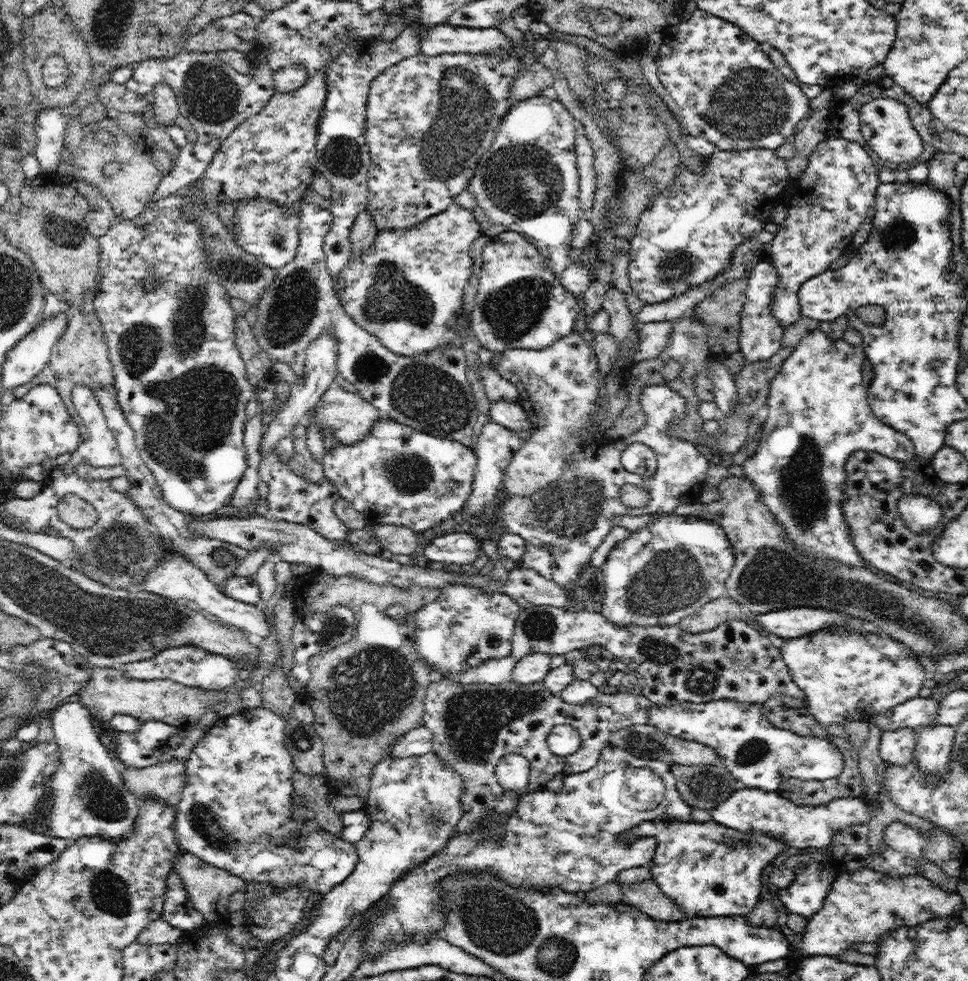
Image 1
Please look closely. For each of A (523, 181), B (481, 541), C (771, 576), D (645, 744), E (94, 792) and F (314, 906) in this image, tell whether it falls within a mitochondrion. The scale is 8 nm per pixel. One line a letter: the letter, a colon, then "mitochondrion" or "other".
A: mitochondrion
B: other
C: mitochondrion
D: mitochondrion
E: mitochondrion
F: other

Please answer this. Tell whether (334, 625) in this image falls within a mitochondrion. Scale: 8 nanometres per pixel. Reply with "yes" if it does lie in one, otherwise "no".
yes

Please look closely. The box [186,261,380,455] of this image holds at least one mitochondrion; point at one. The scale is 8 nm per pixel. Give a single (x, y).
(290, 310)

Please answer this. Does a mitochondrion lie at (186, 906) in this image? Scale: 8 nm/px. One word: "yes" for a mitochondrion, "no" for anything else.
no

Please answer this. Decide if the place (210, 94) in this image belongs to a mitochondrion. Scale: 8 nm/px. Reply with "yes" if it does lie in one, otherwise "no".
yes

